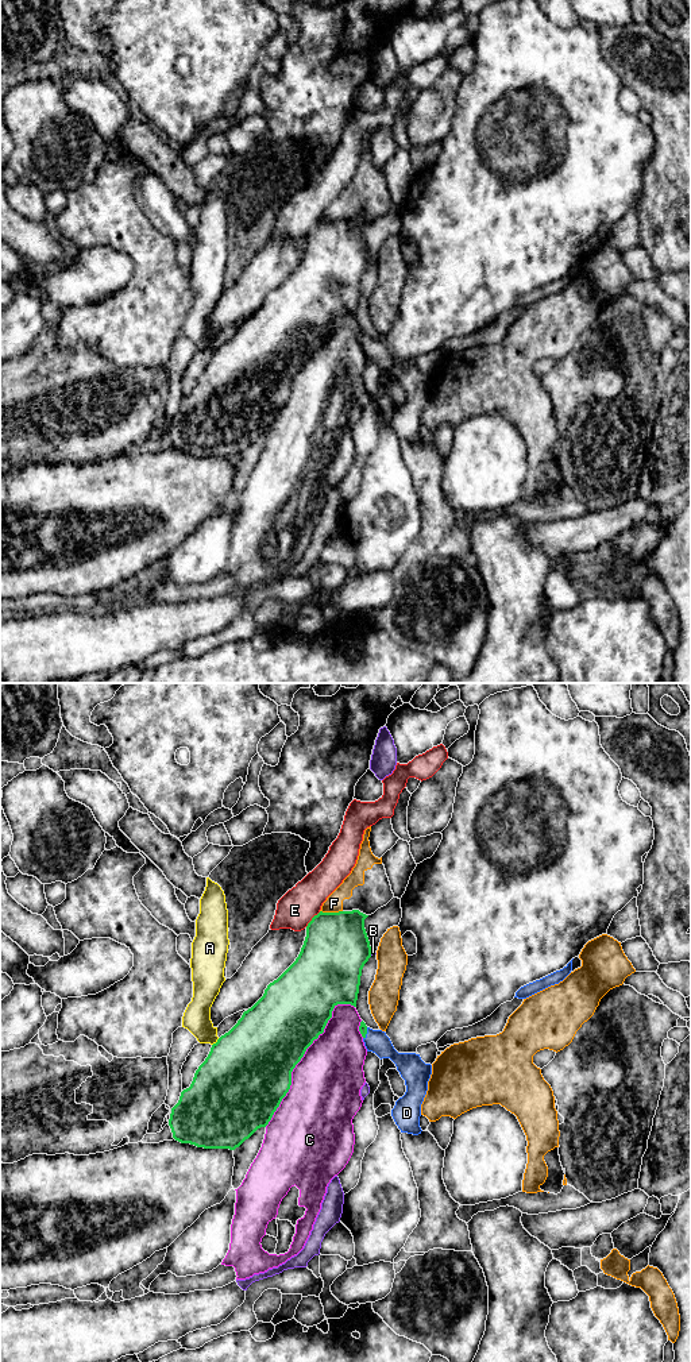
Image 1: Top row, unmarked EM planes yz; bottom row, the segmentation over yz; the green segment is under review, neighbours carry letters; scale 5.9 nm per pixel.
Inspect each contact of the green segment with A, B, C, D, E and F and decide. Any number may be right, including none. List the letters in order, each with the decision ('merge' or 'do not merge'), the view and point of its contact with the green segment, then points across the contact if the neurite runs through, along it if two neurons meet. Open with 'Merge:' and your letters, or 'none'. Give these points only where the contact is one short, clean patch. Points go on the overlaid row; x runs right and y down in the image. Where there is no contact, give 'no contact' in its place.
Merge: D
A: do not merge | yz (216, 1042)
B: do not merge | yz (370, 952)
C: do not merge | yz (301, 1057)
D: merge | yz (366, 1033) | across yz (363, 1029), (366, 1033), (377, 1041)
E: do not merge | yz (312, 918)
F: do not merge | yz (331, 913)

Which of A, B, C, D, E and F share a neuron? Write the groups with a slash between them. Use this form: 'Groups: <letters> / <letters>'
Groups: A / B / C / D / E / F

